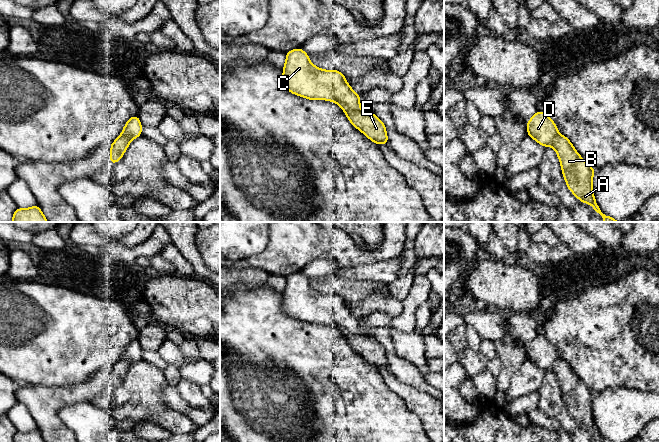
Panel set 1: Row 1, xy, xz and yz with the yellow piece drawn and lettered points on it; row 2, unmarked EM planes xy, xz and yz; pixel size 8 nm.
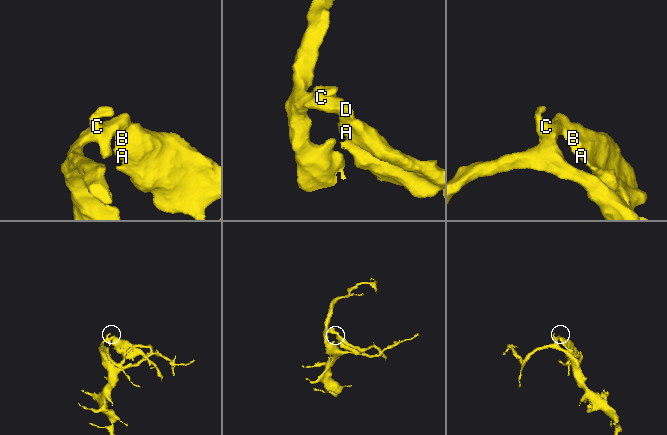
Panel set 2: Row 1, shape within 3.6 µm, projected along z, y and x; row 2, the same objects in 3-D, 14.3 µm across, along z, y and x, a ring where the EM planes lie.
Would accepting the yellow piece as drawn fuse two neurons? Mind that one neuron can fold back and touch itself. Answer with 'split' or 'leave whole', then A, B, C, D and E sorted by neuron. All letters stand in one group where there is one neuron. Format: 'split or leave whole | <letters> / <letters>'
split | A B E / C D

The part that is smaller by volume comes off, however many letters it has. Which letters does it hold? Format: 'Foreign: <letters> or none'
Foreign: A, B, E

